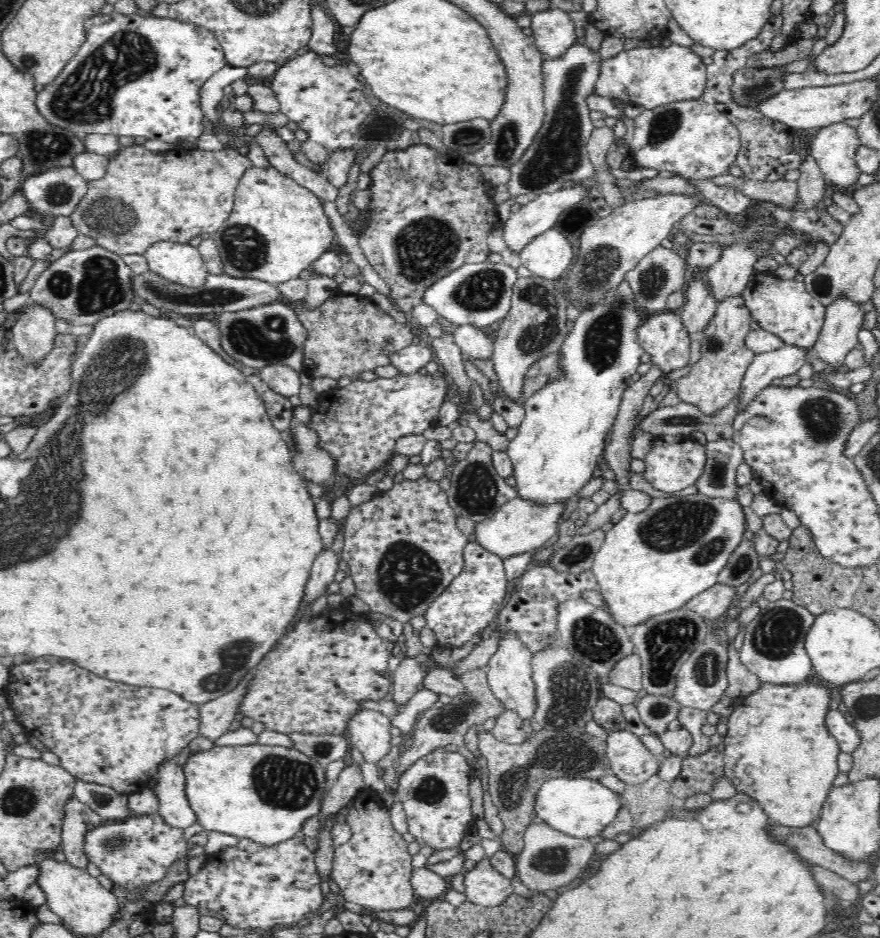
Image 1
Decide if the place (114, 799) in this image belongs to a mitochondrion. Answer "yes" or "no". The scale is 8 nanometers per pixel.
no

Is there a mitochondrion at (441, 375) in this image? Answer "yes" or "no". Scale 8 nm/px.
no

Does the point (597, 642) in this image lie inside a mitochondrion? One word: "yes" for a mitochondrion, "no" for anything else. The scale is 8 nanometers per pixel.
yes

